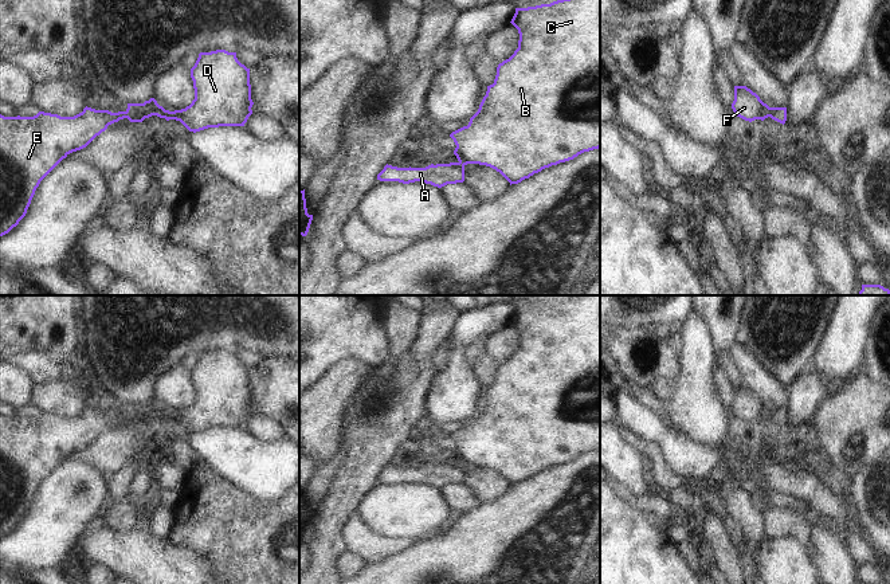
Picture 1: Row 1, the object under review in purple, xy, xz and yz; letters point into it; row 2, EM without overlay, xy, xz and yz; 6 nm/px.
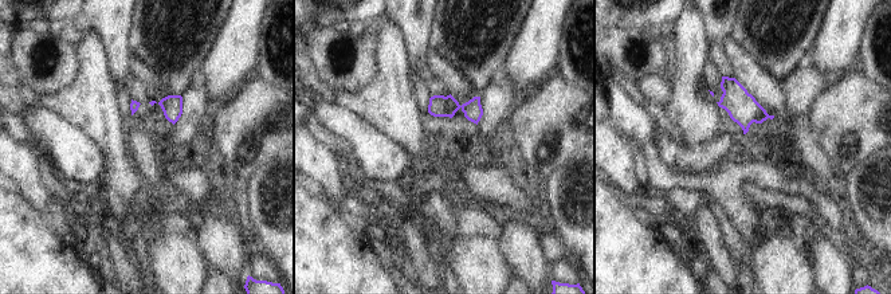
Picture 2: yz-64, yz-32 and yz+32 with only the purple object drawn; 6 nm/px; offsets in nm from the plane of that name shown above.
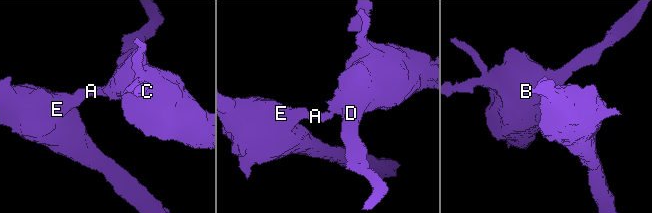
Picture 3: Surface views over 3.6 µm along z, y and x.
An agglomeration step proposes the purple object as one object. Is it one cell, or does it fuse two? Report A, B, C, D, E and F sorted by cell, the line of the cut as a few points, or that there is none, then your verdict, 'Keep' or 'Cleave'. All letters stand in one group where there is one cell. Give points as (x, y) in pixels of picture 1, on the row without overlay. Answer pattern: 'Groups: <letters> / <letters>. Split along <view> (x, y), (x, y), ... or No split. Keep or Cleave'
Groups: A E / B C D F. Split along yz (771, 408), (768, 416). Cleave

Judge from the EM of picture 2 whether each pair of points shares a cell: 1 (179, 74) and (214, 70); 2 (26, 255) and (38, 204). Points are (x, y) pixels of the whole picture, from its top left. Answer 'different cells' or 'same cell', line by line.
1: different cells
2: different cells

